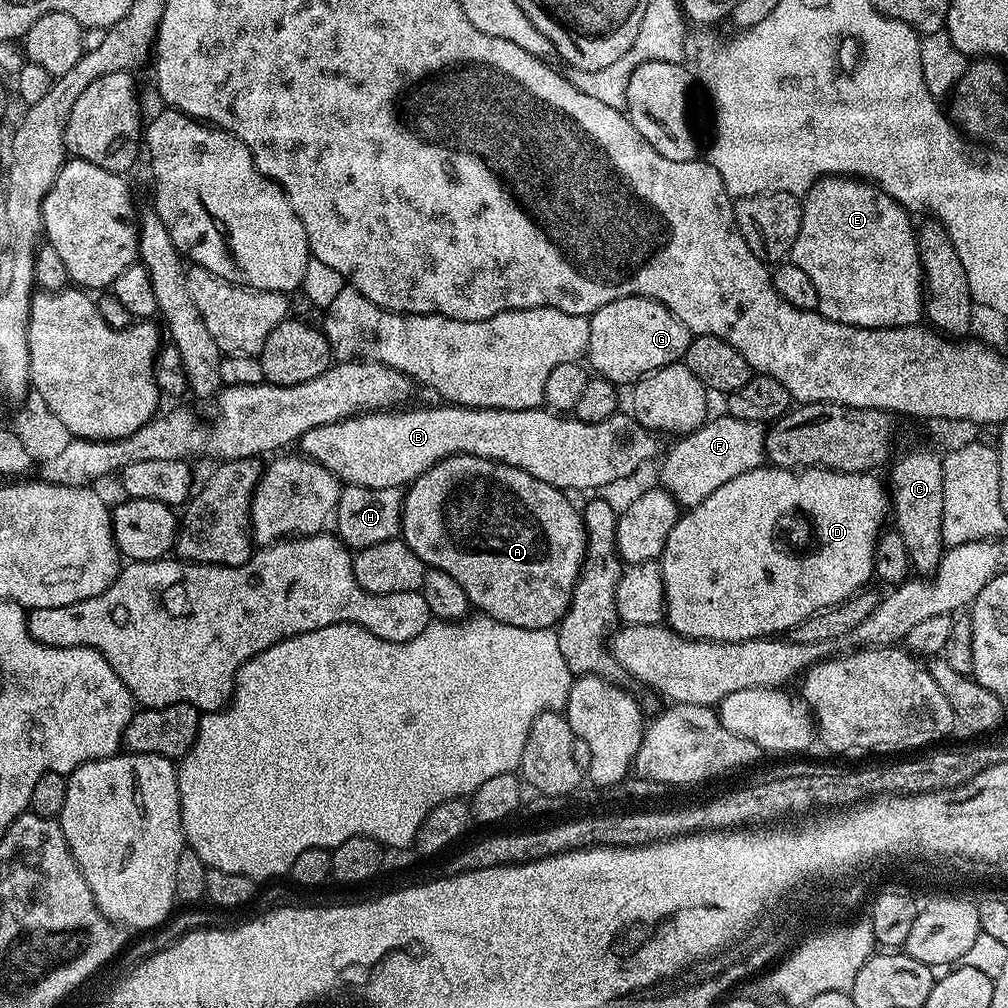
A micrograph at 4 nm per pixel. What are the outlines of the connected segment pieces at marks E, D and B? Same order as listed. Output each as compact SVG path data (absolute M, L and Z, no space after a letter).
M825 178L806 193L802 200L802 222L798 230L798 238L794 238L794 246L790 253L791 263L802 269L814 282L814 290L818 293L818 311L828 320L853 324L856 328L911 328L921 323L924 316L924 272L920 268L920 251L916 245L917 229L912 228L913 217L907 208L903 208L890 194L886 194L875 184L869 184L855 178Z
M761 466L746 474L738 474L738 478L730 478L730 482L722 482L714 494L710 494L698 506L687 509L677 520L674 530L666 538L664 552L660 555L659 565L664 583L664 610L667 627L679 636L691 640L717 640L718 642L742 642L743 640L762 640L786 634L796 628L816 612L825 608L834 608L850 599L865 587L869 579L873 579L872 563L876 540L885 527L884 519L890 516L890 492L883 483L875 480L875 475L862 472L835 472L833 468L773 468Z
M447 402L441 403L441 405L441 408L412 408L409 412L392 412L396 410L366 412L359 416L352 416L348 420L339 420L326 426L314 426L314 430L310 430L304 436L300 437L298 448L307 459L313 460L315 464L321 464L326 470L330 470L330 474L334 474L337 480L343 482L345 485L353 484L354 486L366 486L367 488L399 489L403 489L405 486L411 484L413 480L417 480L426 470L430 470L430 466L434 466L451 456L477 456L478 458L486 458L487 460L493 460L506 466L514 466L518 470L526 470L526 474L534 474L534 478L538 478L550 486L561 490L573 488L576 492L588 492L591 488L604 488L607 484L616 484L619 480L624 480L627 476L634 475L647 460L654 459L653 461L655 461L657 459L657 433L650 431L649 428L643 428L630 414L624 414L624 416L623 414L617 414L606 418L602 422L582 422L568 414L557 414L555 411L549 410L544 406L527 408L526 410L506 410L505 408L466 408L462 404L450 404Z

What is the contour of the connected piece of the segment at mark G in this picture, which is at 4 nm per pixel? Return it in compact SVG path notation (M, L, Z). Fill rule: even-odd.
M641 296L606 302L606 306L592 313L588 325L590 342L586 359L592 363L591 371L617 386L631 386L662 366L681 363L694 337L666 306Z

